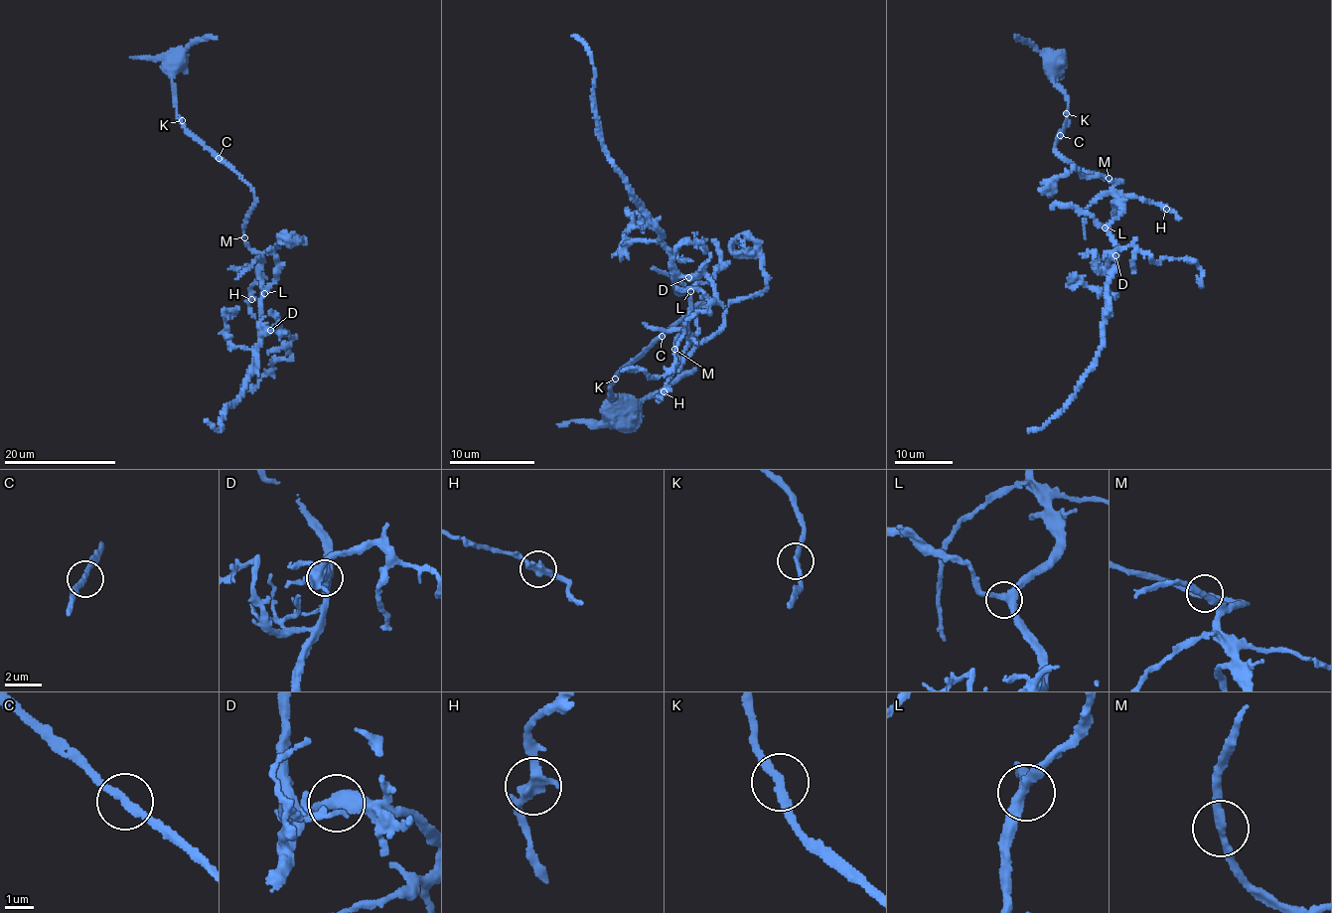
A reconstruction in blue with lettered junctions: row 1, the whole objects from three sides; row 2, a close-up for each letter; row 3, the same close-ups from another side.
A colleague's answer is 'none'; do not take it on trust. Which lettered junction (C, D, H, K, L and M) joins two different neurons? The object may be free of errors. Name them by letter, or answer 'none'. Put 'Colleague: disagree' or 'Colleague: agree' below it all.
D
Colleague: disagree

